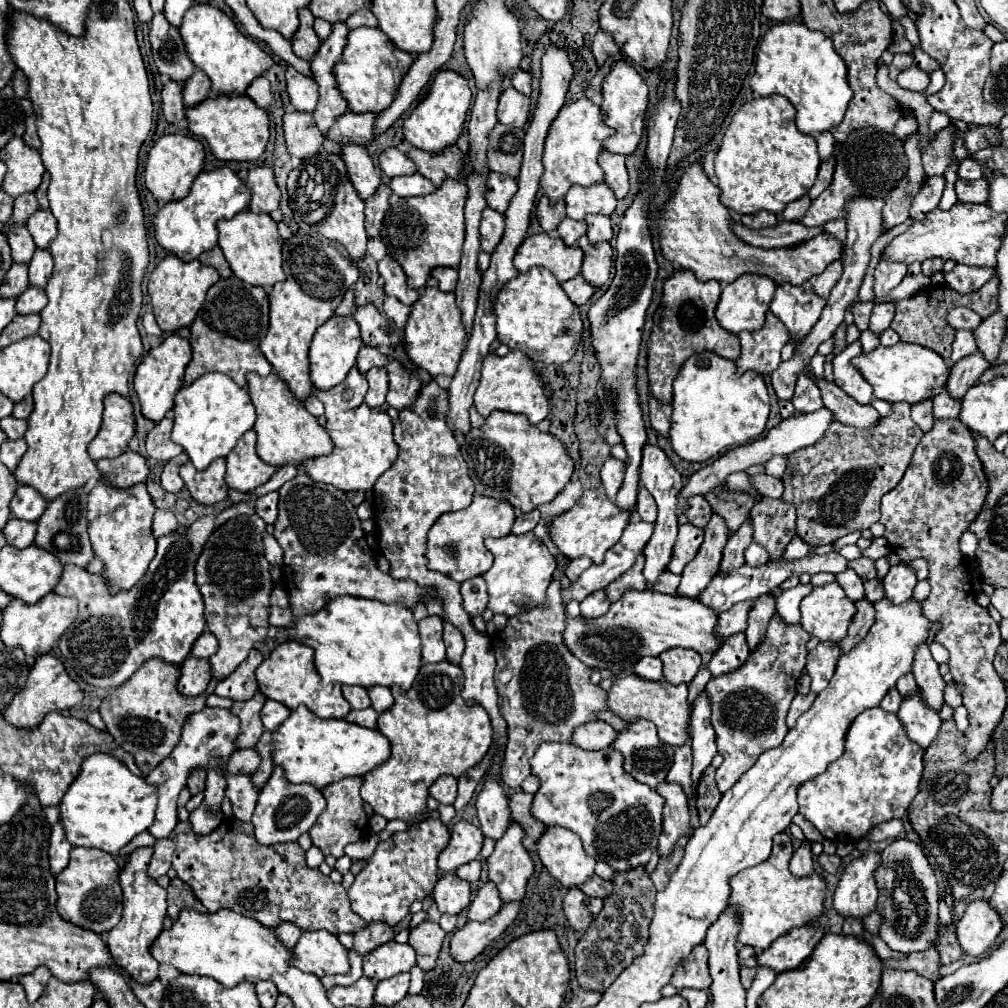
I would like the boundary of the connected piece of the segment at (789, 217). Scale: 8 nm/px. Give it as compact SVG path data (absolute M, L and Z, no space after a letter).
M804 195L804 197L800 197L800 199L796 199L796 201L792 201L786 209L784 209L784 219L786 221L798 221L798 217L802 217L806 211L808 211L808 207L810 207L810 197L808 195Z

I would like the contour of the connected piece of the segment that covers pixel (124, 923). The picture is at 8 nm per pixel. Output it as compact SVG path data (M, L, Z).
M140 847L130 855L130 861L122 867L120 885L124 891L124 911L120 923L108 931L108 951L116 965L126 971L126 975L142 985L150 985L158 979L158 961L150 955L150 945L162 931L162 921L166 917L166 889L162 889L156 881L148 881L146 869L150 863L154 849Z

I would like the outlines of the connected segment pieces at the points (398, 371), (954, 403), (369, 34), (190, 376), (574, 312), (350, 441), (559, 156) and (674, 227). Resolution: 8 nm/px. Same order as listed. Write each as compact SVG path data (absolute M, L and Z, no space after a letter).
M392 361L388 367L388 379L390 379L390 389L386 395L386 403L398 411L410 409L416 401L416 395L422 389L422 383L418 377L410 371L406 371L398 361Z
M942 391L932 401L934 401L934 417L936 419L956 419L960 415L960 401L952 399L948 391Z
M356 27L348 33L348 43L342 51L342 59L334 65L336 87L346 99L350 111L354 113L380 113L384 111L396 95L396 89L410 69L414 57L406 51L400 51L380 29Z
M228 277L228 279L220 279L216 285L212 285L206 293L206 299L200 307L200 313L196 315L196 319L190 325L190 345L192 345L192 361L186 367L186 375L184 375L184 385L190 385L192 381L196 381L200 375L208 373L208 371L218 371L228 375L236 385L246 389L246 373L254 371L258 375L268 375L272 371L270 363L266 361L266 357L260 353L258 347L258 339L264 337L264 333L268 331L268 295L264 287L252 287L252 285L244 285L244 281L240 281L238 277Z
M532 267L526 273L518 273L492 297L498 341L510 349L528 353L536 363L562 365L576 353L584 327L578 307L584 305L592 295L594 287L588 285L580 275L564 281L560 287L556 277L552 277L552 273L544 267Z
M352 367L342 383L328 391L314 391L314 395L326 407L326 431L334 443L330 455L306 459L302 461L304 471L320 483L330 483L340 491L370 491L376 479L390 469L390 465L398 457L398 445L392 439L392 421L388 413L370 409L364 403L364 395L368 391L366 377Z
M580 99L574 103L566 103L558 117L552 121L546 145L544 145L544 155L542 155L542 165L544 173L540 177L540 187L548 195L552 203L562 199L566 191L578 183L578 185L594 185L602 181L602 169L598 165L598 155L602 151L602 143L606 137L612 135L612 129L604 125L600 107L596 107L590 99Z
M702 161L682 169L678 185L664 203L662 211L658 211L656 219L662 255L674 265L694 271L696 279L700 281L714 279L726 285L744 273L756 273L766 275L776 283L788 281L792 285L800 285L810 277L820 275L830 263L842 257L842 243L830 233L820 233L818 237L780 249L744 245L744 241L736 239L736 235L730 231L728 209L720 203L720 189L704 173Z

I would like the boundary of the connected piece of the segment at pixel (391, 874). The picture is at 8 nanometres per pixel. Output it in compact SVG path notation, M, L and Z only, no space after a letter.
M430 817L408 831L394 833L390 839L382 841L348 889L352 911L368 923L382 921L392 927L400 923L410 913L410 905L414 901L424 901L424 897L434 889L438 881L436 861L448 845L448 839L448 827L444 827L440 819Z

